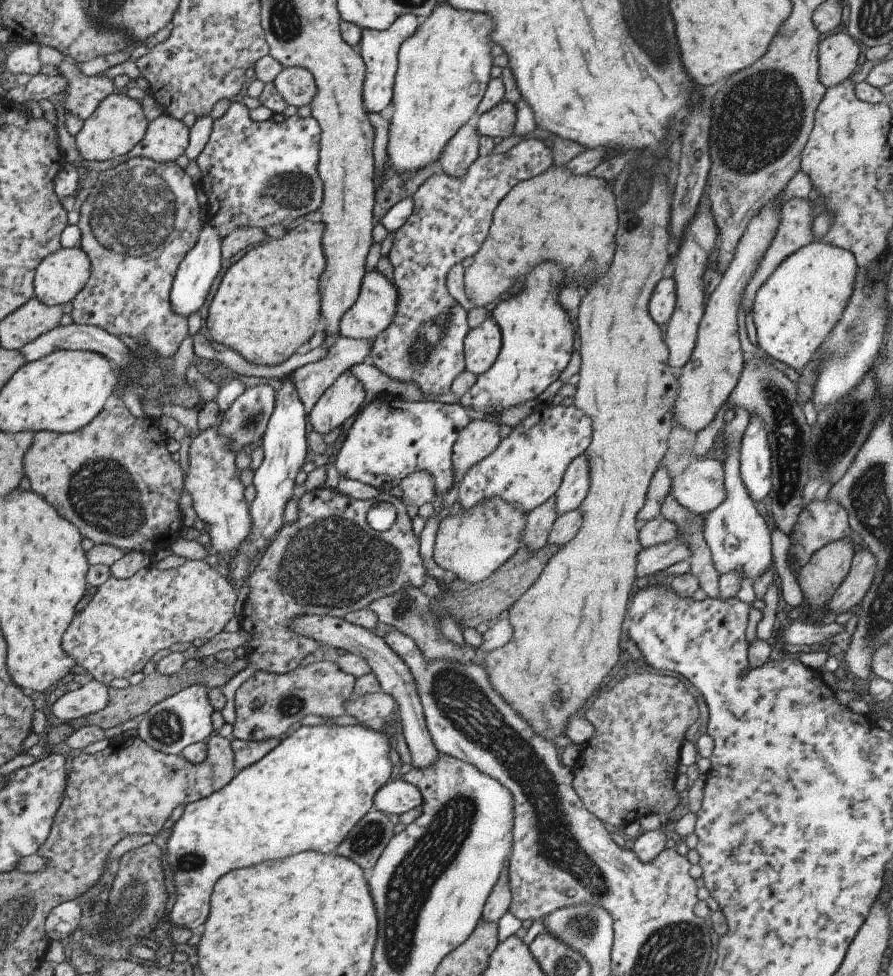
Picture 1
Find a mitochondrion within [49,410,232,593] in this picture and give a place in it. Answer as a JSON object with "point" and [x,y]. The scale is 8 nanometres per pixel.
{"point":[100,492]}

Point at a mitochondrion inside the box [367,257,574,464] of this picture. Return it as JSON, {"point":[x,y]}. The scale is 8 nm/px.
{"point":[427,340]}

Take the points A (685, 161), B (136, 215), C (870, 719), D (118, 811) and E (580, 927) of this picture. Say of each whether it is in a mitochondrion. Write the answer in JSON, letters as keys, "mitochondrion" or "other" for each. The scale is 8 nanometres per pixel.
{"A":"other","B":"mitochondrion","C":"other","D":"other","E":"mitochondrion"}

